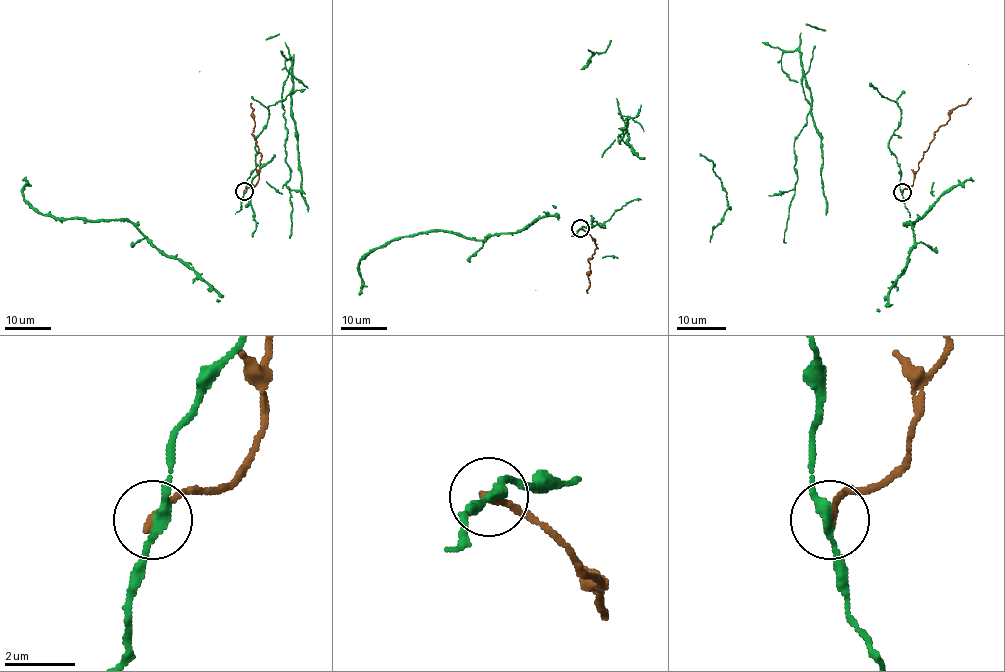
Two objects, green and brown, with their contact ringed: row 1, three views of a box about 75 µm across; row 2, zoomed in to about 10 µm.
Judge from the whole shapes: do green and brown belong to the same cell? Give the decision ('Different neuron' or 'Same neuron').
Different neuron

